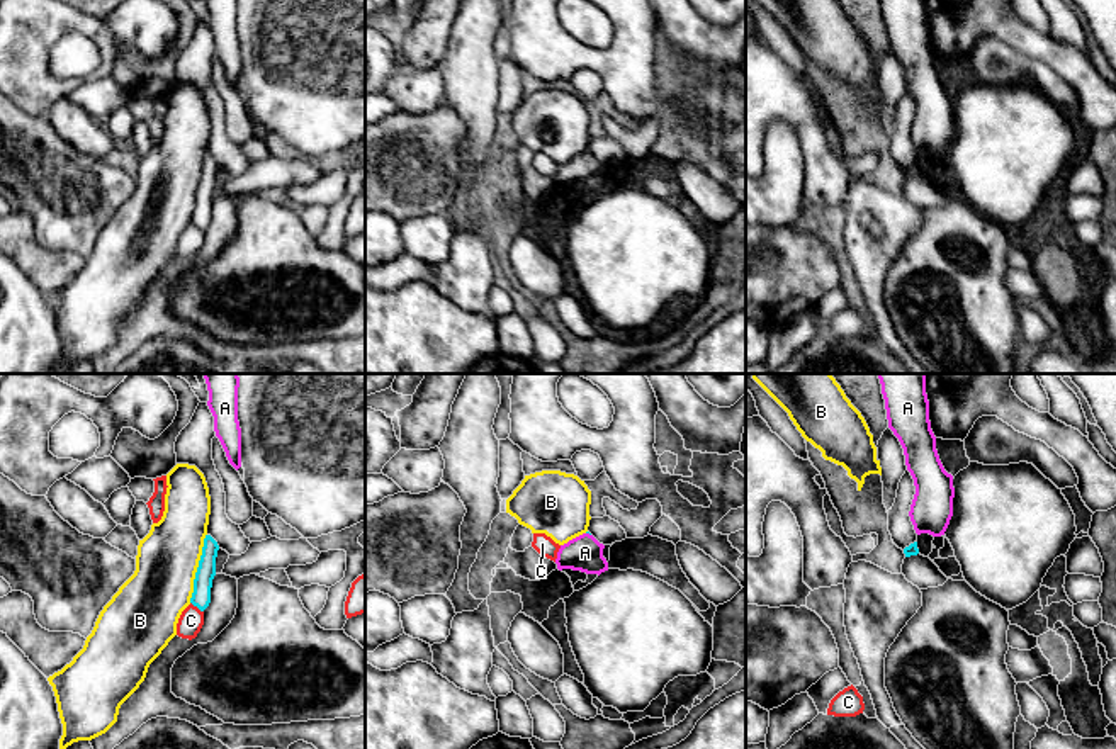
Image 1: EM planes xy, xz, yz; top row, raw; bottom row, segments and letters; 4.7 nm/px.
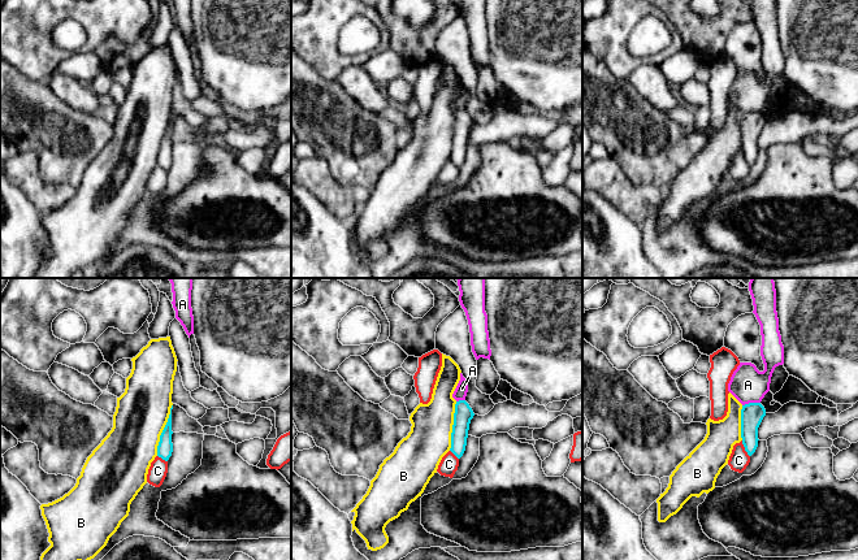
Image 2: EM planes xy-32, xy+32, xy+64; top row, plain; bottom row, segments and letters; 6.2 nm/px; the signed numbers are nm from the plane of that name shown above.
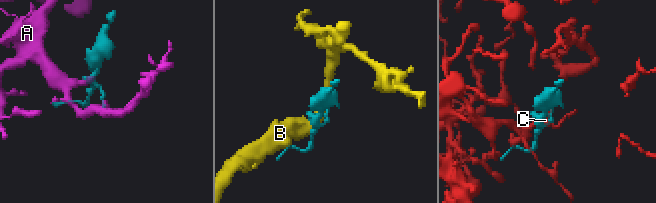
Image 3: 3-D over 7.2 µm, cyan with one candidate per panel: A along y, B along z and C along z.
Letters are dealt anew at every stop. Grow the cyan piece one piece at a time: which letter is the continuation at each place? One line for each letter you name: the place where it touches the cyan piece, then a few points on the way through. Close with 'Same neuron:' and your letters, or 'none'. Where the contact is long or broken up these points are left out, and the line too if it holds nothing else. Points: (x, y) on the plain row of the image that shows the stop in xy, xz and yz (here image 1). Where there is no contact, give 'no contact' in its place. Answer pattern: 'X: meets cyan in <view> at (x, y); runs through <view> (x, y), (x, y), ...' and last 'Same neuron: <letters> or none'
Same neuron: none

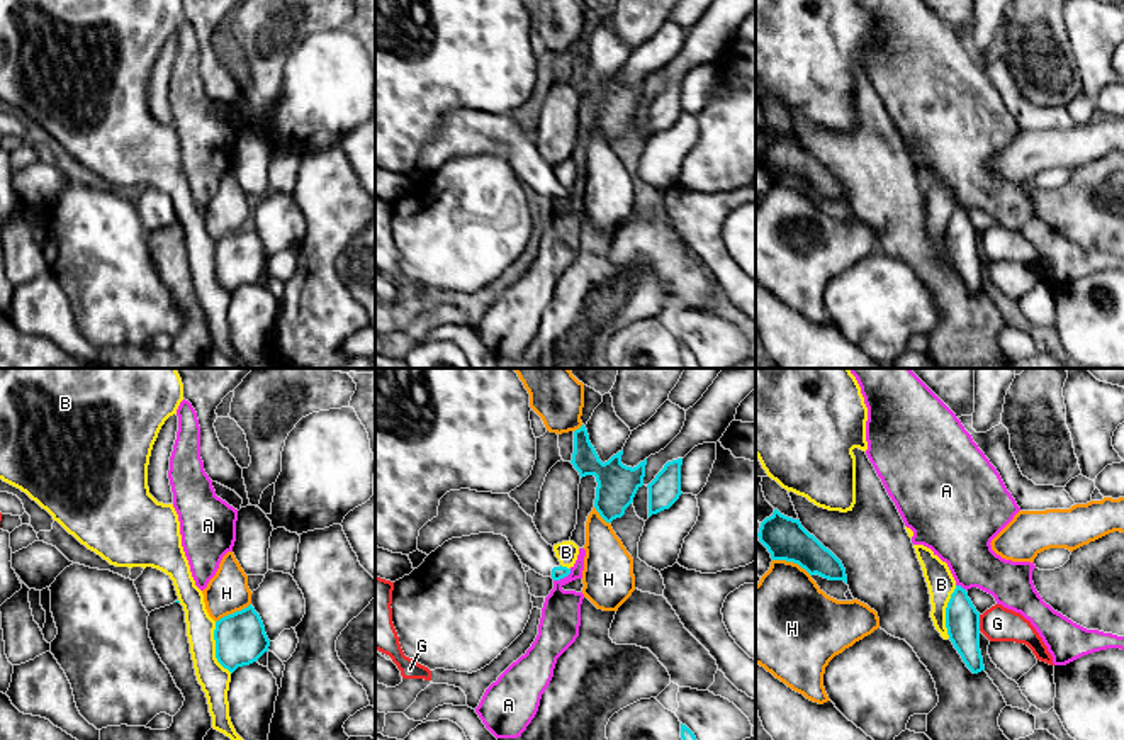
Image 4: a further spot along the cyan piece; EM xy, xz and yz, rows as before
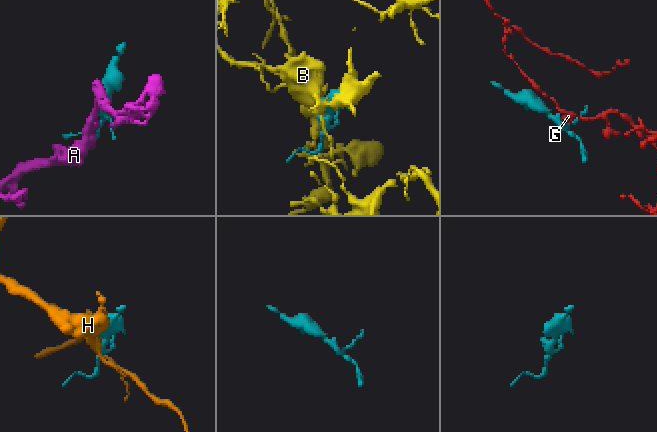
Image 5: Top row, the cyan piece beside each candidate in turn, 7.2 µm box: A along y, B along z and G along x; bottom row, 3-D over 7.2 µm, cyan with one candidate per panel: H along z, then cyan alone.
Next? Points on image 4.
Same neuron: none

